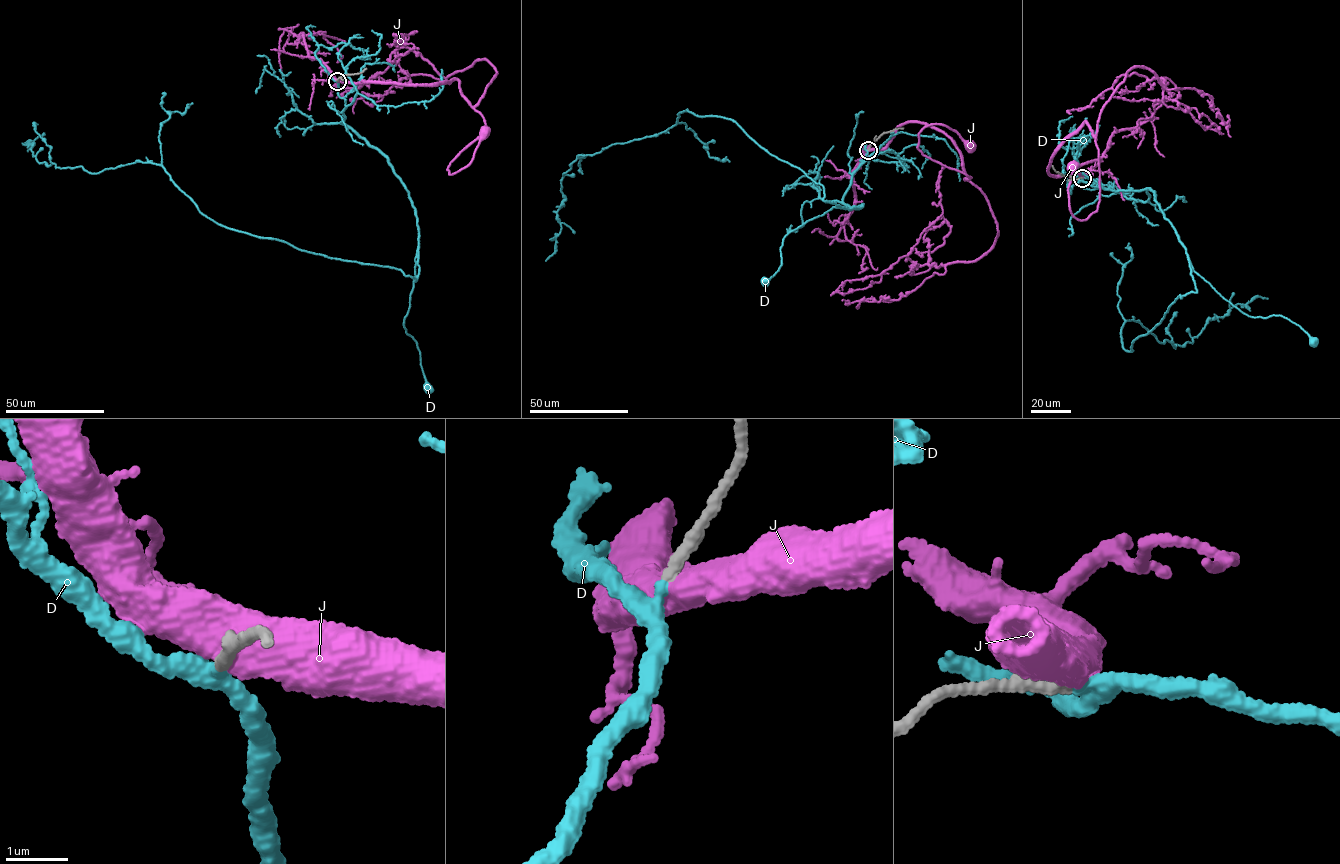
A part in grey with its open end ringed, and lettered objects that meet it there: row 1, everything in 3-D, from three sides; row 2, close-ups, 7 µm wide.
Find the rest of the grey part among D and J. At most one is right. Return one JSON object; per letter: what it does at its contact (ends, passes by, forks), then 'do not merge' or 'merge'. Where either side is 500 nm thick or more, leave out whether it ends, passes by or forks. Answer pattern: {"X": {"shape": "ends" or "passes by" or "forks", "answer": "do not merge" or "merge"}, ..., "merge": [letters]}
{"D": {"shape": "passes by", "answer": "merge"}, "J": {"answer": "do not merge"}, "merge": ["D"]}

